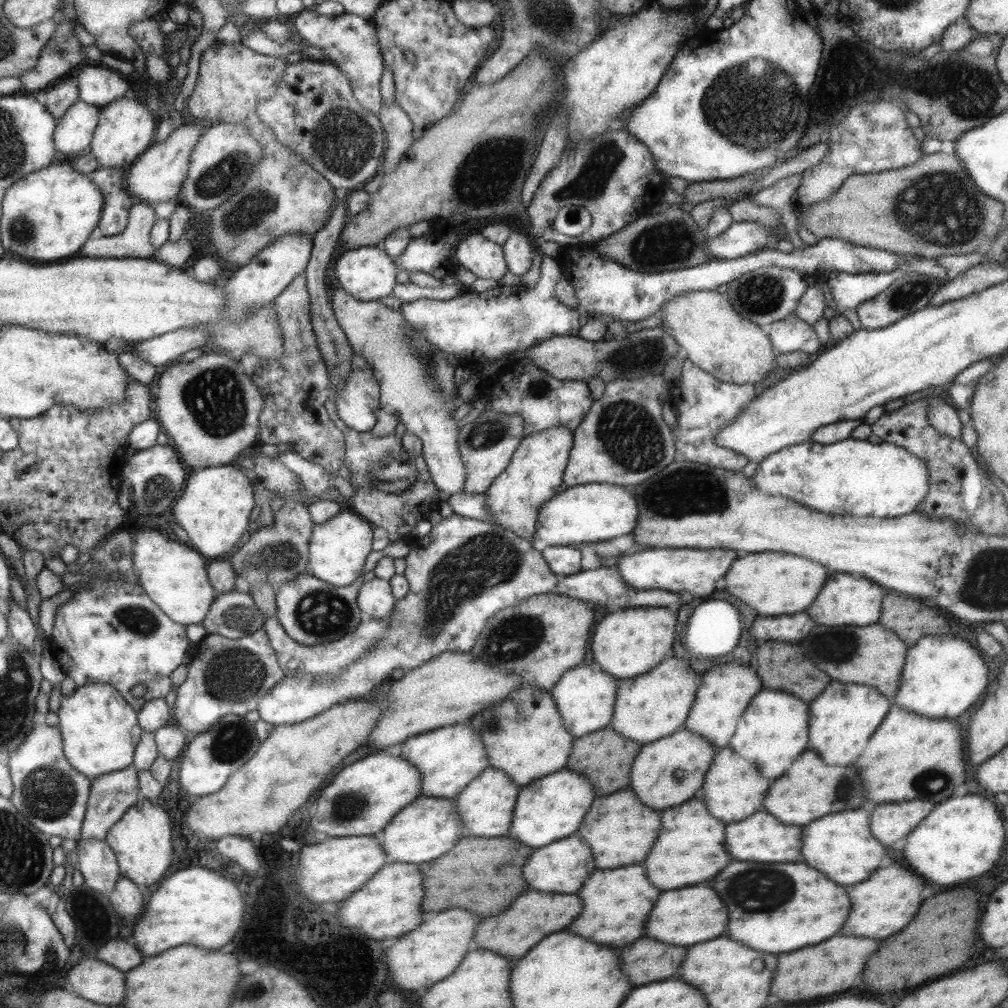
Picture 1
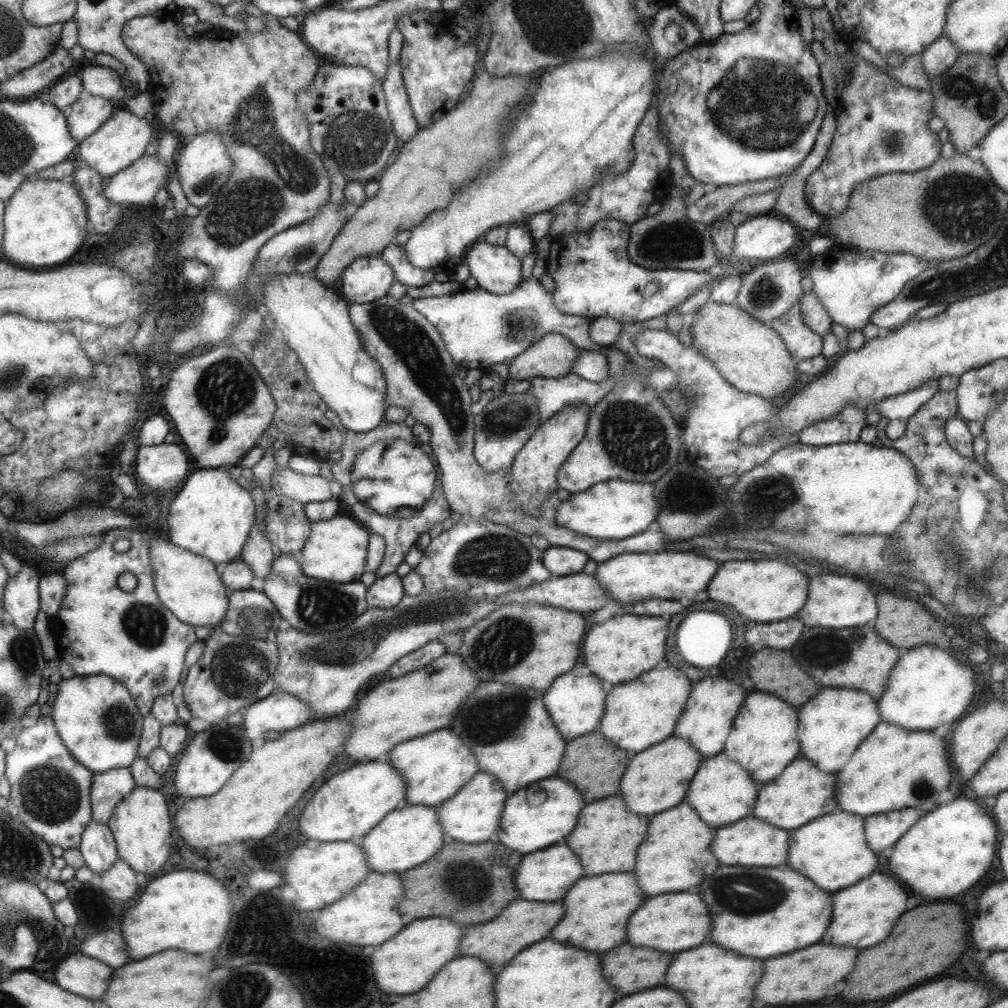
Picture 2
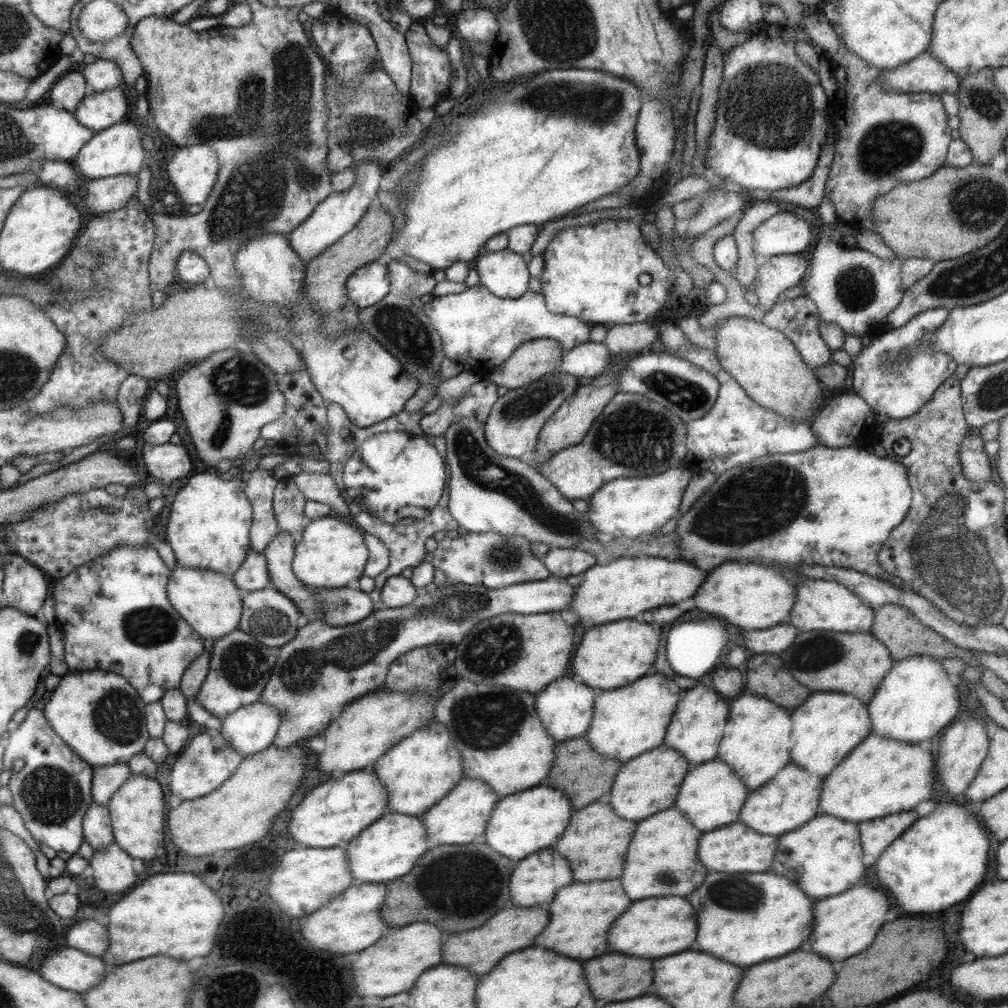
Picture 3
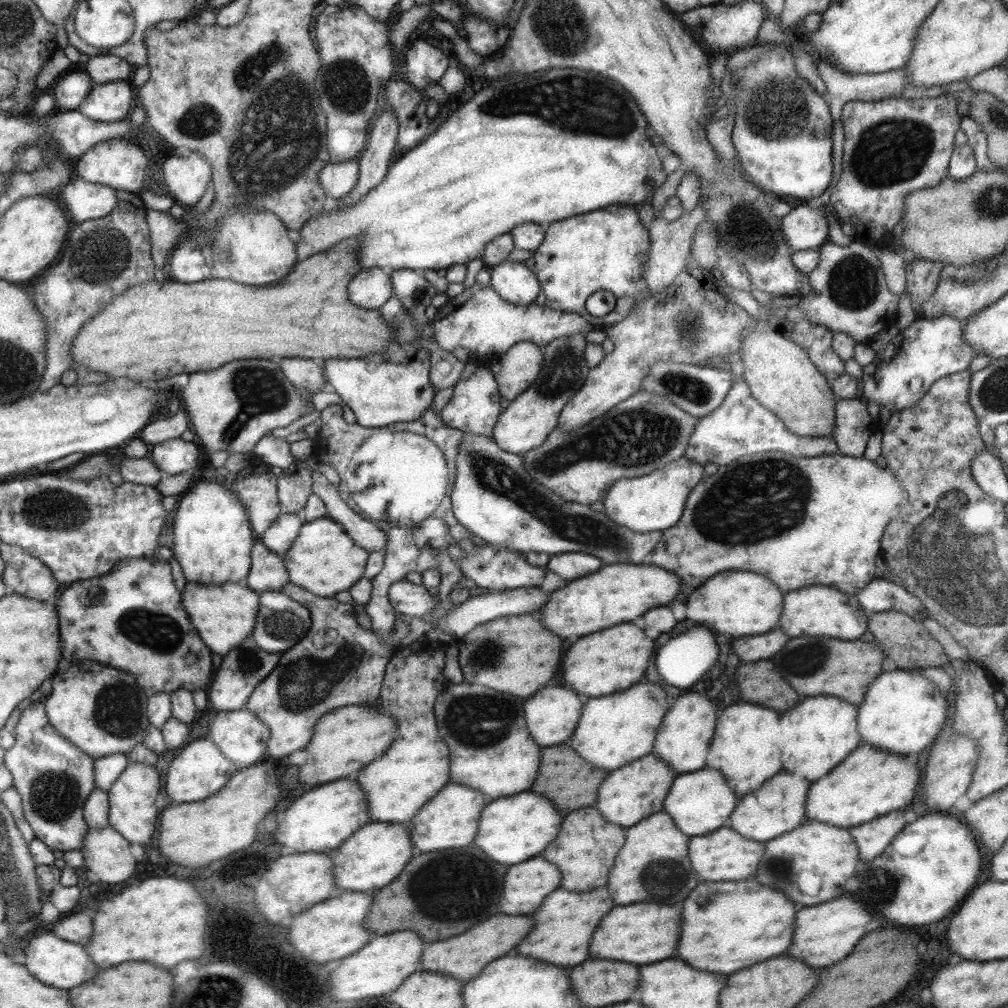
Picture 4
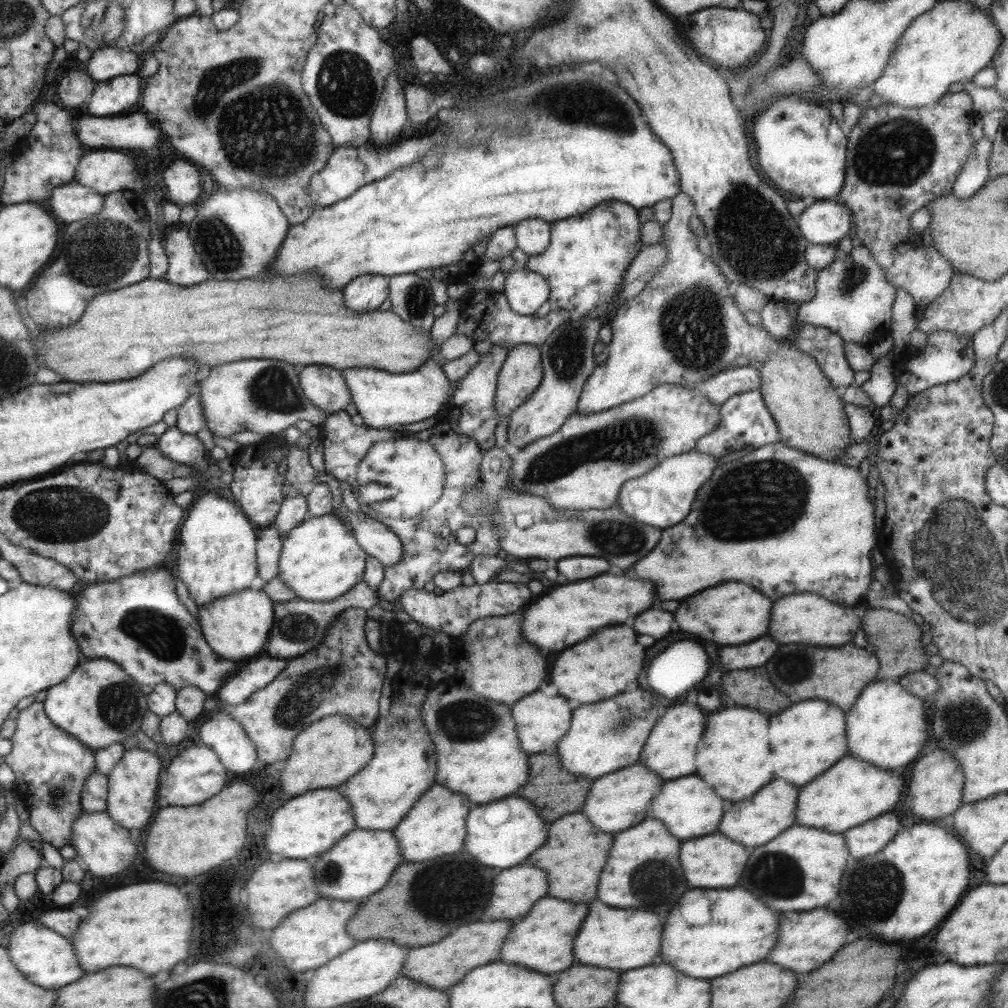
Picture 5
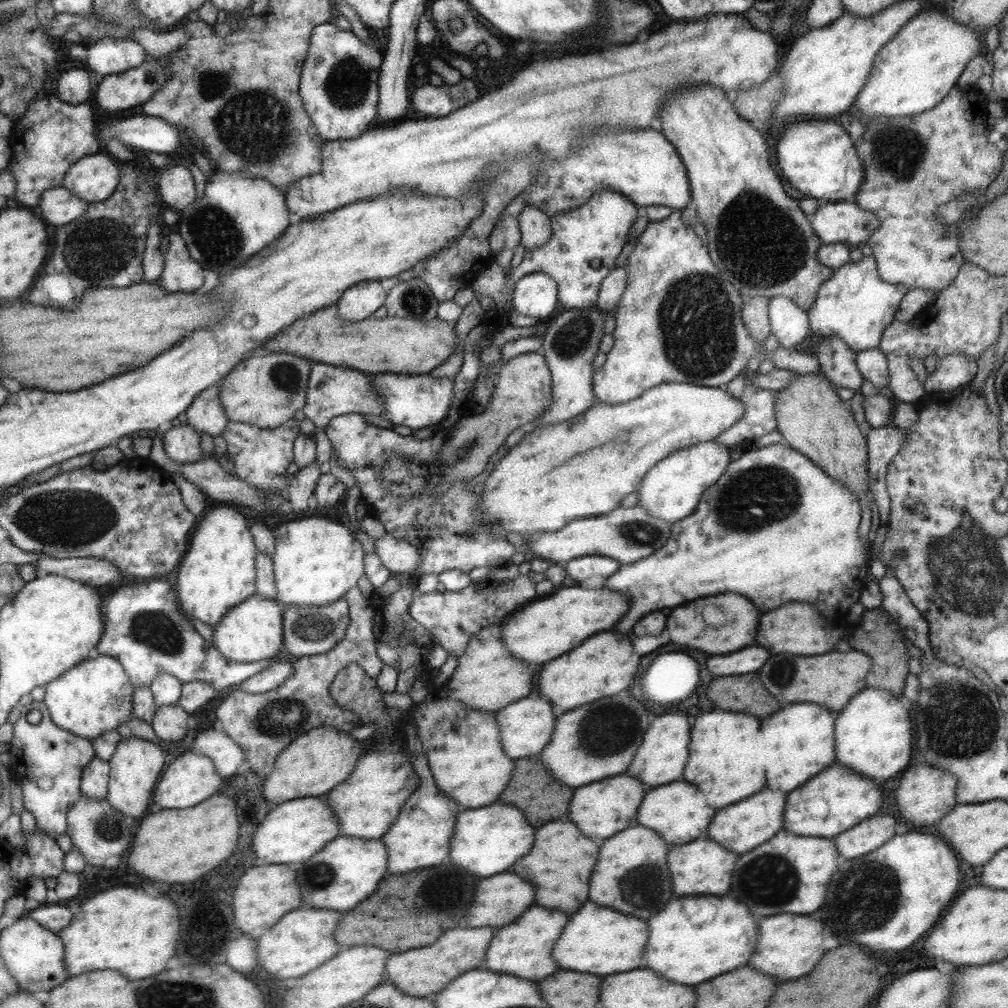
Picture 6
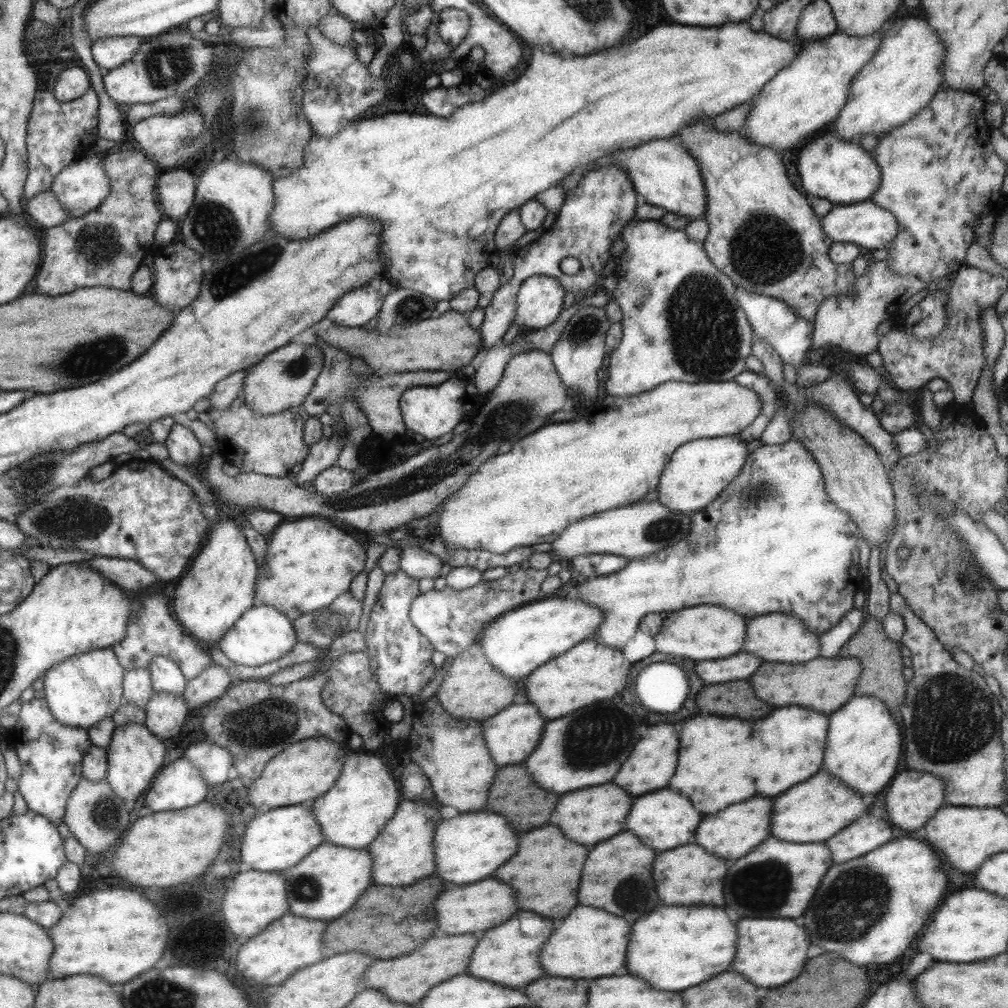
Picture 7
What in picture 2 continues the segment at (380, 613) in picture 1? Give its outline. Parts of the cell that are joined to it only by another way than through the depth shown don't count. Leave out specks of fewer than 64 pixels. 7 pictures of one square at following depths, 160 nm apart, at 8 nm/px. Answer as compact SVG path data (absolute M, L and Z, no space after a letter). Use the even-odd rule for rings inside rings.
M387 574L377 578L372 586L366 588L365 603L367 607L391 608L405 596L401 578L397 574Z

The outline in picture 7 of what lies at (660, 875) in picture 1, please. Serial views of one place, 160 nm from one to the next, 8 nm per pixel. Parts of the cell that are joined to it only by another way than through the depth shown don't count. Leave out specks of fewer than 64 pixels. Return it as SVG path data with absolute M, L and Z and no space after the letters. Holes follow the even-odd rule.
M619 832L605 842L599 842L587 854L583 872L581 872L581 886L579 886L579 904L603 908L615 916L625 918L629 924L637 918L647 916L657 904L659 898L655 894L655 887L651 882L651 860L657 852L631 832Z

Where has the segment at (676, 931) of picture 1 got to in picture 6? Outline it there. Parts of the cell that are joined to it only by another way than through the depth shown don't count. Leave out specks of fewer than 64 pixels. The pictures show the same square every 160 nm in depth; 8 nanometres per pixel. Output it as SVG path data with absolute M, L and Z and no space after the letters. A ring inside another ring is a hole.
M585 902L563 928L553 948L553 958L561 968L589 972L589 974L615 974L627 972L641 964L643 948L647 944L647 924L641 918L631 918L615 910L603 908L595 902Z

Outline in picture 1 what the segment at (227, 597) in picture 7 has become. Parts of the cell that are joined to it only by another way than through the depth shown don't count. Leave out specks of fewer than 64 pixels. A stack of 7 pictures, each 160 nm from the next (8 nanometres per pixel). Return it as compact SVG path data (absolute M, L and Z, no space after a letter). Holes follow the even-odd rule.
M228 463L190 470L183 493L172 507L174 521L187 533L188 546L209 560L222 560L227 552L231 552L239 537L246 531L250 520L249 516L256 508L253 503L253 488L251 486L252 481L245 477L240 468L235 468Z

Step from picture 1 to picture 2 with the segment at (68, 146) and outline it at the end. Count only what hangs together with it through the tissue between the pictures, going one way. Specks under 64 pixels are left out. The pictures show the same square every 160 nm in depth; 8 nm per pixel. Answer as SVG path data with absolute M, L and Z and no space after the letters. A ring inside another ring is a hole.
M82 91L78 100L65 111L69 135L75 142L80 143L84 138L94 134L119 107L116 102L93 97Z

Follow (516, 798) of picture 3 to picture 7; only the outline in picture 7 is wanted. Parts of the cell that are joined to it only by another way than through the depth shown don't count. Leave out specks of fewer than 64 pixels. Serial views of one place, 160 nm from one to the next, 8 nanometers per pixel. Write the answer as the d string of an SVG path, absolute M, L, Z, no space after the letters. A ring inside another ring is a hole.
M485 810L471 814L447 814L437 823L433 835L433 853L435 853L437 876L453 884L471 884L483 880L495 872L509 856L515 854L519 844L518 830L502 814Z

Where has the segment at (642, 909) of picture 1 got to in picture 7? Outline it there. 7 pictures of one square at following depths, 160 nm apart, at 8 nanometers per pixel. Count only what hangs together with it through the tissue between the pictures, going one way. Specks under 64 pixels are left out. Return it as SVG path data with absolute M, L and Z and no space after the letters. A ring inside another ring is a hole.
M519 910L507 922L481 932L478 943L473 949L466 972L484 981L503 986L525 986L543 976L539 966L539 950L553 930L553 920L543 918L535 912Z

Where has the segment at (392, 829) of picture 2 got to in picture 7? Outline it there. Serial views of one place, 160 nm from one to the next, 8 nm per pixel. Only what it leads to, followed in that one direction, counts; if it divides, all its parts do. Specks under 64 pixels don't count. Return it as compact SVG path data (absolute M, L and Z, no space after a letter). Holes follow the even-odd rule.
M323 842L295 866L279 871L286 882L288 912L297 917L333 921L347 912L371 885L371 871L372 858L367 850Z

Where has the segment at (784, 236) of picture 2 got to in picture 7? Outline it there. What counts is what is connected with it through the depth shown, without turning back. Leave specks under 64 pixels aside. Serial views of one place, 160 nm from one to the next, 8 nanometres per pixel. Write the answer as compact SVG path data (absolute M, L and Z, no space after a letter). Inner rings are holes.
M869 200L850 205L833 206L825 216L820 217L819 225L832 242L849 242L863 248L881 249L897 233L897 222L889 210L879 208Z

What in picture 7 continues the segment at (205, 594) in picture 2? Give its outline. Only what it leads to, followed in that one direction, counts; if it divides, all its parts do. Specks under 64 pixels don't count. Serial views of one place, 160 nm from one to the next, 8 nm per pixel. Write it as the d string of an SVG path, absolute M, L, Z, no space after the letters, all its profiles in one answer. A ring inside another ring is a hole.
M252 604L233 622L231 629L223 634L216 645L235 665L259 666L288 653L296 643L291 620L272 606Z

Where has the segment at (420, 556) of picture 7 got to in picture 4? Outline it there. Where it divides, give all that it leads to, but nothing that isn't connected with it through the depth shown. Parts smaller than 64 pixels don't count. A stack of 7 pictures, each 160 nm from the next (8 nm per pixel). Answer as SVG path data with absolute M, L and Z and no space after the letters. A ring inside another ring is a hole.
M319 472L311 473L311 492L318 496L325 505L326 516L343 527L345 534L355 544L371 551L384 552L386 534L379 530L374 522L364 515L355 513L339 498L337 487L328 482Z

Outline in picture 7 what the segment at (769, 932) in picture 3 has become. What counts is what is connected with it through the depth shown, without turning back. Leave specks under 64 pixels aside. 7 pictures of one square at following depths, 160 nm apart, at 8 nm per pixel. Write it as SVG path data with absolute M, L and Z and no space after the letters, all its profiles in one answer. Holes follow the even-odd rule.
M661 906L637 920L627 946L627 968L657 990L685 990L723 970L735 956L735 922L717 906Z

